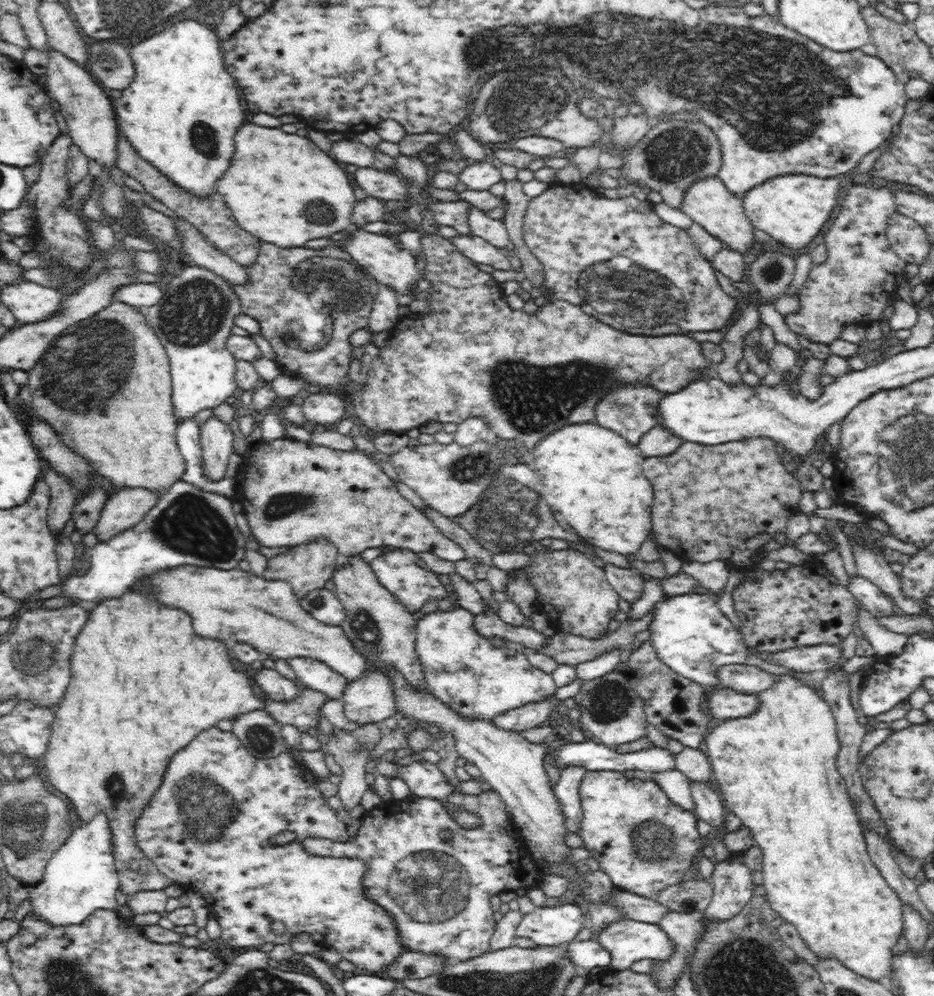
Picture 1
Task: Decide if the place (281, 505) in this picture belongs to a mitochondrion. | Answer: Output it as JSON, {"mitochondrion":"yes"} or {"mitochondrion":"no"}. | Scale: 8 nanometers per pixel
{"mitochondrion":"yes"}

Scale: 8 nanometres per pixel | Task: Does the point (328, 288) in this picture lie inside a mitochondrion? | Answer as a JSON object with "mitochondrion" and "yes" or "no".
{"mitochondrion":"yes"}

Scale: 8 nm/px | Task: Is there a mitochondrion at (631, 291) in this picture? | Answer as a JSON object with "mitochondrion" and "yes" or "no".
{"mitochondrion":"yes"}

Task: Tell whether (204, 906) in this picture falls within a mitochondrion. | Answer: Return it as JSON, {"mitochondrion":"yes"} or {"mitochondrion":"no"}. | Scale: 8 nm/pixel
{"mitochondrion":"no"}

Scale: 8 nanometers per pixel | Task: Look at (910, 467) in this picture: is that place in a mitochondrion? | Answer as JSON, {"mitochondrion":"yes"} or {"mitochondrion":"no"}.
{"mitochondrion":"yes"}

